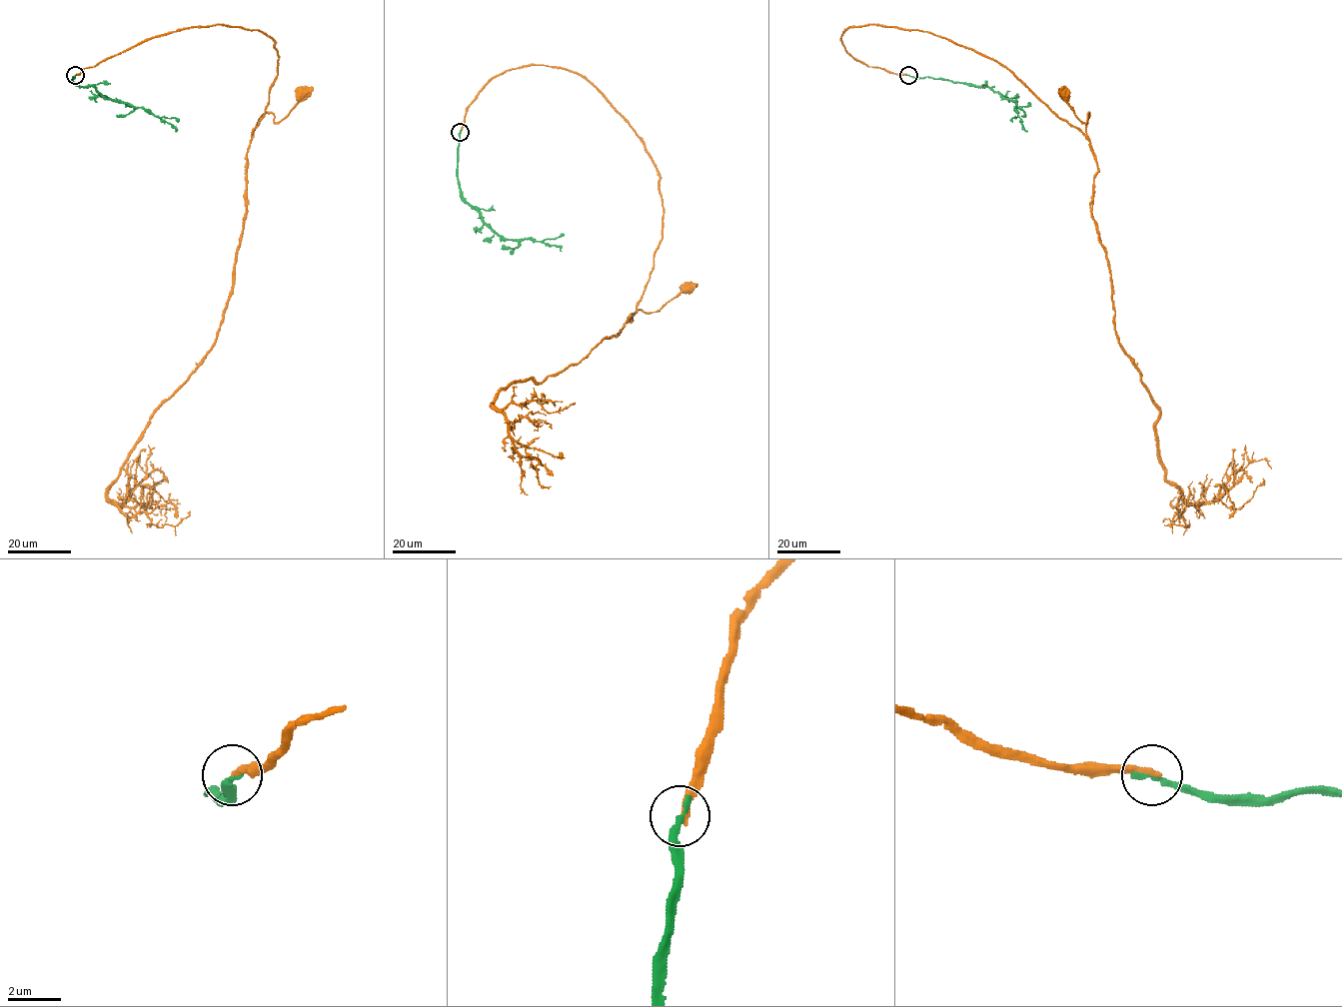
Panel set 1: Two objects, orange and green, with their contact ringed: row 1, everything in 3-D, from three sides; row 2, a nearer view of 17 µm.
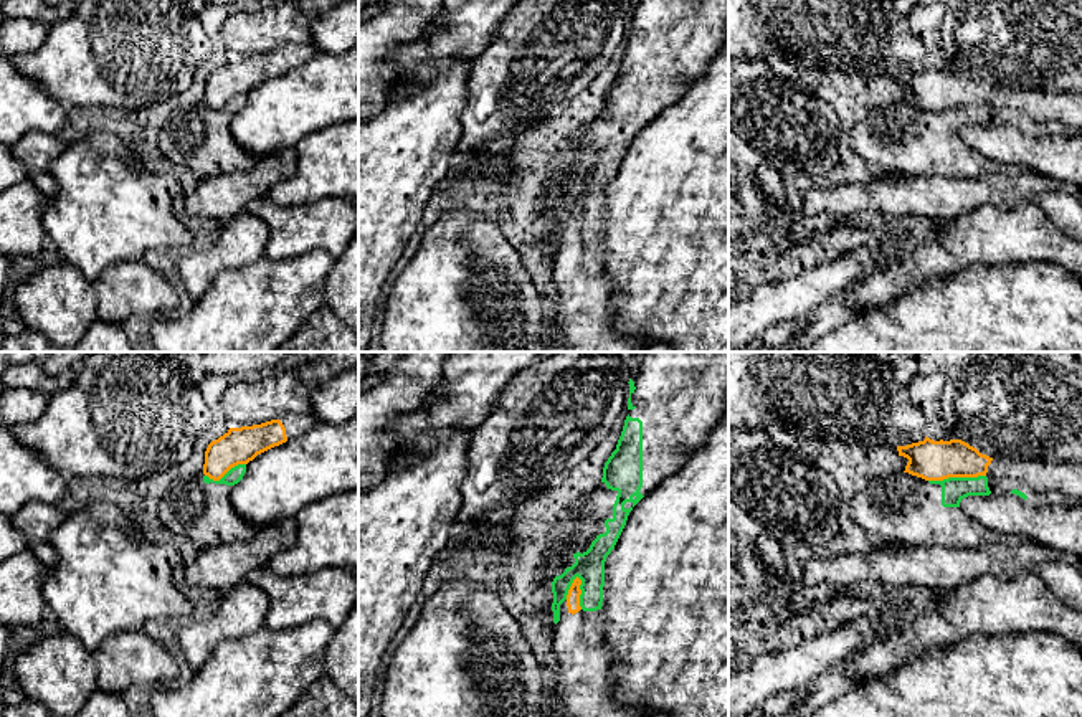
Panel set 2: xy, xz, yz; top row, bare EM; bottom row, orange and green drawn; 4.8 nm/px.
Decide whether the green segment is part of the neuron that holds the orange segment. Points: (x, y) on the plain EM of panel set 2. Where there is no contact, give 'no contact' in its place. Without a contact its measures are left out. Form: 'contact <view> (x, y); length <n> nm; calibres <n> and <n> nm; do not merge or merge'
contact yz (957, 106); length 280 nm; calibres 190 and 120 nm; do not merge

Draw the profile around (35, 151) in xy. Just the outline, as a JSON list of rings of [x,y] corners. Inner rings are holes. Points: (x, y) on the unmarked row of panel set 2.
[[[30,132],[12,145],[12,152],[28,172],[28,180],[46,197],[55,197],[58,183],[50,164],[64,152],[68,140],[59,134]]]

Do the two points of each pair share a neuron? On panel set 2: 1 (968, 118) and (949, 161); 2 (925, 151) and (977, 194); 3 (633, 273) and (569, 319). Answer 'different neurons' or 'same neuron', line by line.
1: same neuron
2: different neurons
3: different neurons

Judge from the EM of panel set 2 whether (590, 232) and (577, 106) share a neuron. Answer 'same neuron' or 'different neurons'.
different neurons

